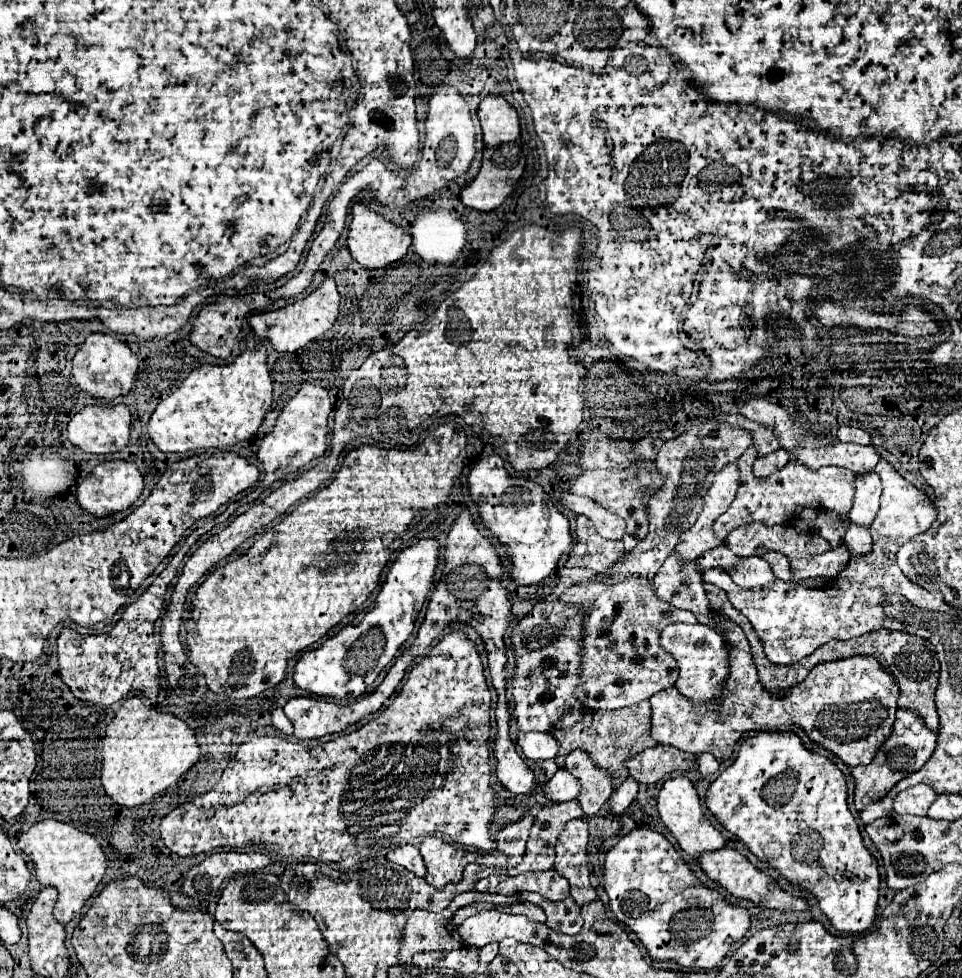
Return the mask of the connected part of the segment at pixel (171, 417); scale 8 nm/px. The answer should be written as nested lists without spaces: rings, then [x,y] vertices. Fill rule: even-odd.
[[[265,348],[245,350],[231,364],[203,364],[153,410],[147,430],[163,452],[223,448],[251,438],[271,406],[271,376]]]

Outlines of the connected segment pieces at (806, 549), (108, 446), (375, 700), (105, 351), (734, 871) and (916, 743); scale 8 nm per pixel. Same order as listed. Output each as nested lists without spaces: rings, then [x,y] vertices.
[[[749,524],[749,528],[739,528],[731,532],[727,546],[737,556],[755,556],[759,548],[781,552],[789,560],[793,558],[813,558],[821,552],[833,550],[829,548],[827,540],[819,536],[819,540],[811,540],[811,536],[799,536],[797,532],[789,530],[789,524],[765,528],[763,524]]]
[[[125,404],[85,406],[71,416],[67,434],[71,444],[83,452],[109,454],[121,450],[129,440],[131,414]]]
[[[397,658],[395,664],[391,666],[391,670],[387,672],[385,680],[383,680],[371,694],[361,696],[361,698],[359,698],[355,704],[351,704],[351,706],[339,706],[339,704],[335,704],[335,702],[329,702],[329,700],[317,698],[317,696],[299,696],[299,698],[291,698],[291,700],[283,706],[283,710],[285,710],[285,714],[289,716],[289,720],[293,722],[293,726],[295,726],[293,736],[299,738],[299,740],[321,738],[321,736],[325,736],[325,734],[335,734],[335,732],[345,730],[347,726],[355,724],[357,720],[361,720],[361,718],[367,716],[367,714],[379,712],[379,710],[383,708],[383,704],[389,700],[389,696],[395,692],[397,684],[403,680],[403,676],[405,676],[407,668],[411,666],[411,662],[413,662],[413,658]]]
[[[101,332],[89,334],[73,358],[75,382],[79,384],[81,390],[101,400],[115,400],[117,396],[127,394],[137,378],[137,372],[139,372],[137,356],[131,352],[127,344],[123,344],[117,338],[111,338],[111,334],[101,334]]]
[[[721,848],[717,852],[703,852],[701,858],[701,868],[707,872],[707,876],[715,882],[719,882],[727,892],[731,892],[737,898],[751,900],[763,908],[779,908],[779,910],[807,910],[807,900],[801,896],[793,896],[785,892],[777,880],[769,878],[763,870],[755,868],[743,854],[739,854],[735,848]]]
[[[899,708],[897,720],[893,724],[893,732],[891,732],[889,740],[879,748],[873,762],[867,766],[855,766],[851,772],[855,778],[855,808],[863,810],[865,806],[873,804],[875,800],[881,800],[881,796],[887,796],[887,792],[901,778],[907,778],[909,774],[919,770],[931,758],[935,746],[937,746],[937,732],[929,730],[917,714],[913,714],[905,708]]]

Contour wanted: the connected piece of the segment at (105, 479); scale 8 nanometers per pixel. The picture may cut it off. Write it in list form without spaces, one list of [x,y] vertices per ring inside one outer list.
[[[109,460],[97,464],[93,472],[83,480],[83,484],[79,484],[77,500],[85,512],[101,518],[105,514],[129,508],[141,496],[141,492],[143,492],[143,476],[139,468],[129,460]]]

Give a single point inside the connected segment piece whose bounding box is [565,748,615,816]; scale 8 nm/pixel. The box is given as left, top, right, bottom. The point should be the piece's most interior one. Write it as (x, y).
(596, 784)

